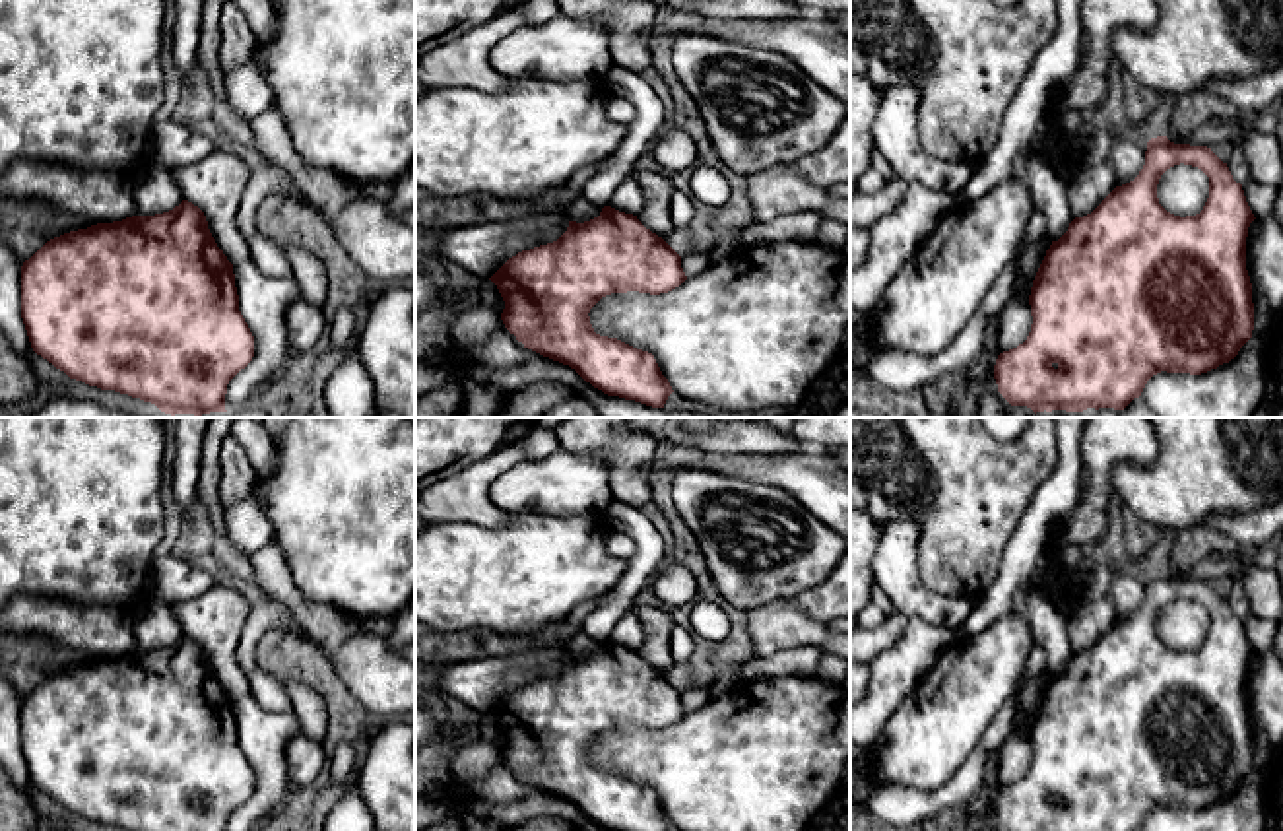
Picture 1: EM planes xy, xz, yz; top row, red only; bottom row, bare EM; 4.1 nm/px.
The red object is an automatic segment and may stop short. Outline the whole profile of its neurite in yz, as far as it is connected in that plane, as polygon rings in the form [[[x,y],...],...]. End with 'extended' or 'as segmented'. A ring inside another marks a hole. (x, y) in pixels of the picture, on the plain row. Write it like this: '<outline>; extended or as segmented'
[[[1167,571],[1151,573],[1147,577],[1145,600],[1139,610],[1134,615],[1116,621],[1091,648],[1075,652],[1068,666],[1058,676],[1052,676],[1029,730],[1033,751],[1031,767],[1023,779],[1000,788],[996,794],[994,814],[998,827],[1002,831],[1141,831],[1147,815],[1161,806],[1201,810],[1234,794],[1240,782],[1252,773],[1254,765],[1252,718],[1246,705],[1246,672],[1254,654],[1242,619],[1233,614],[1227,598],[1223,598],[1211,582],[1174,579]],[[1180,598],[1198,602],[1209,612],[1209,633],[1196,650],[1174,650],[1167,647],[1157,633],[1161,610]]]; as segmented

